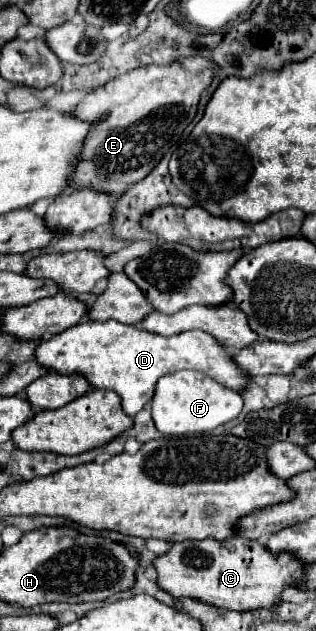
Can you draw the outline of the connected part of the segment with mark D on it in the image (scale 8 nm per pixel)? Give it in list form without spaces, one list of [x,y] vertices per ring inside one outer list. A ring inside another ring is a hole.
[[[83,319],[81,325],[43,341],[37,347],[37,361],[57,373],[81,373],[93,387],[113,389],[121,397],[123,411],[137,415],[155,393],[157,379],[179,371],[193,369],[215,379],[219,385],[227,385],[233,391],[245,391],[253,381],[243,369],[237,369],[231,353],[215,337],[205,331],[185,331],[179,335],[163,337],[149,333],[135,325],[123,325],[119,321],[93,321]]]

